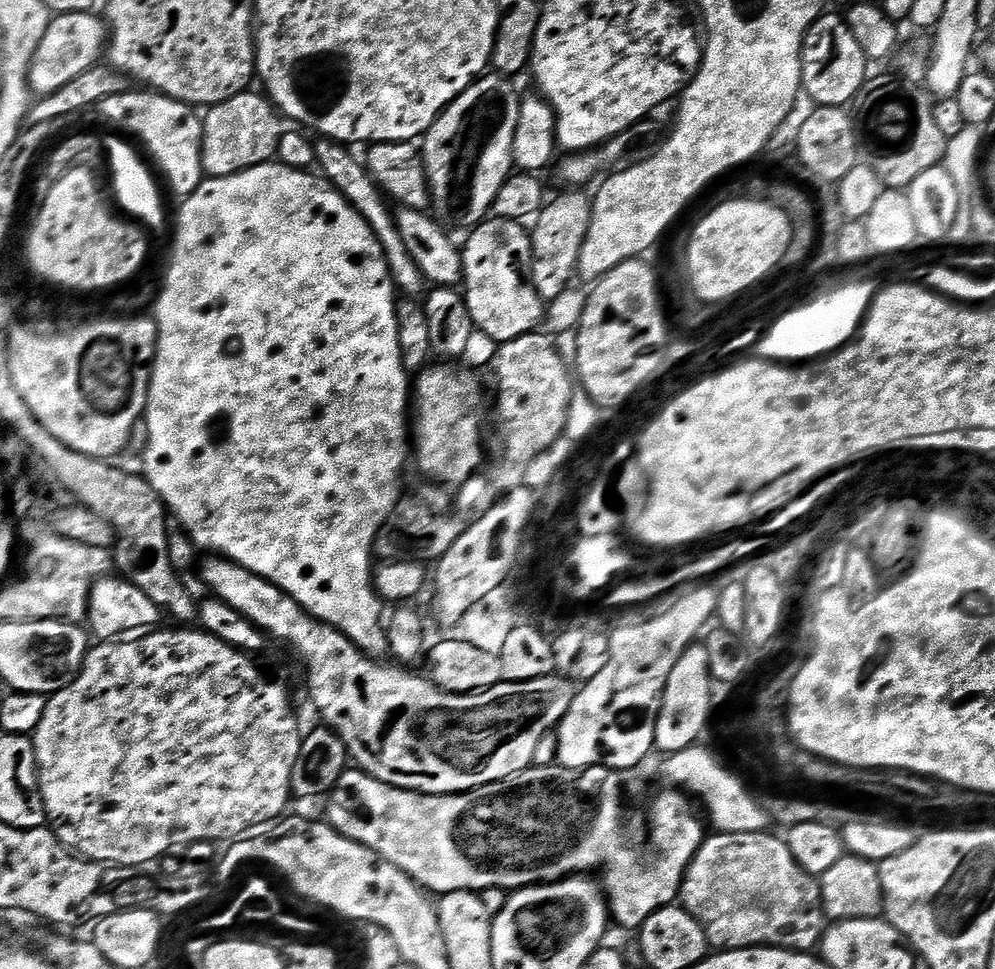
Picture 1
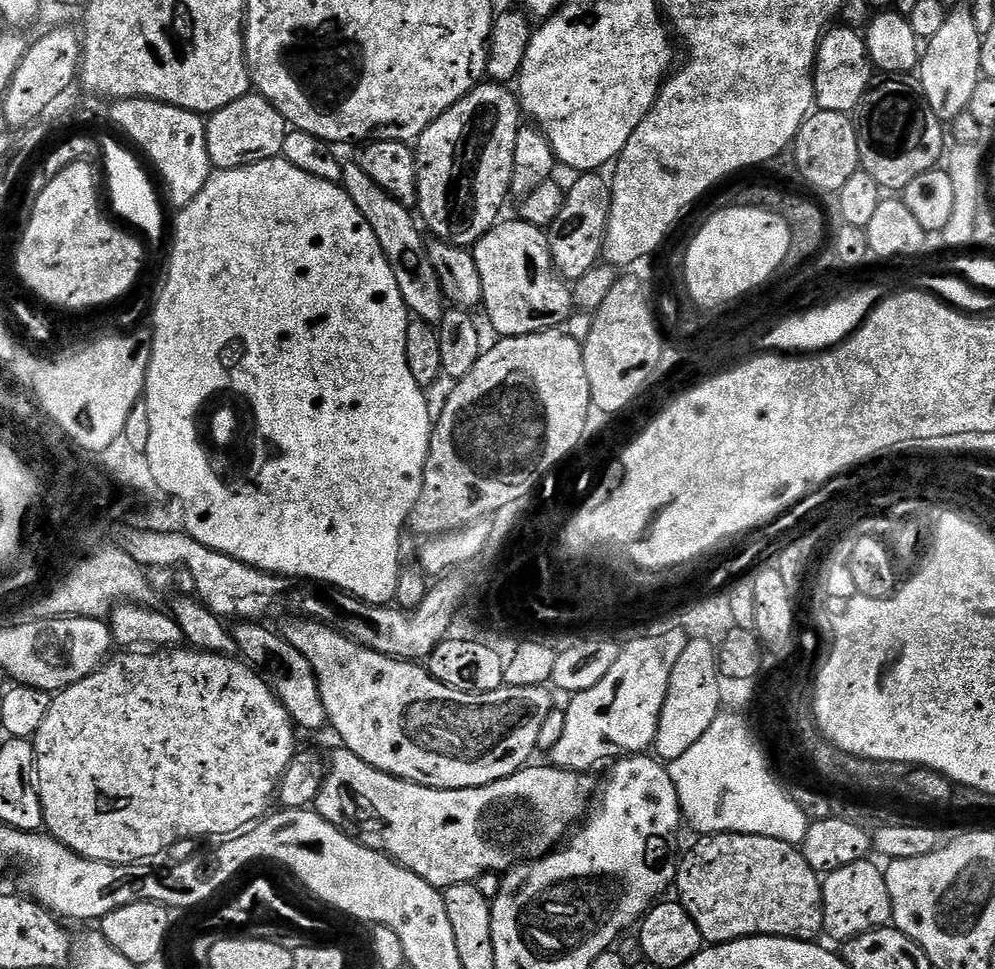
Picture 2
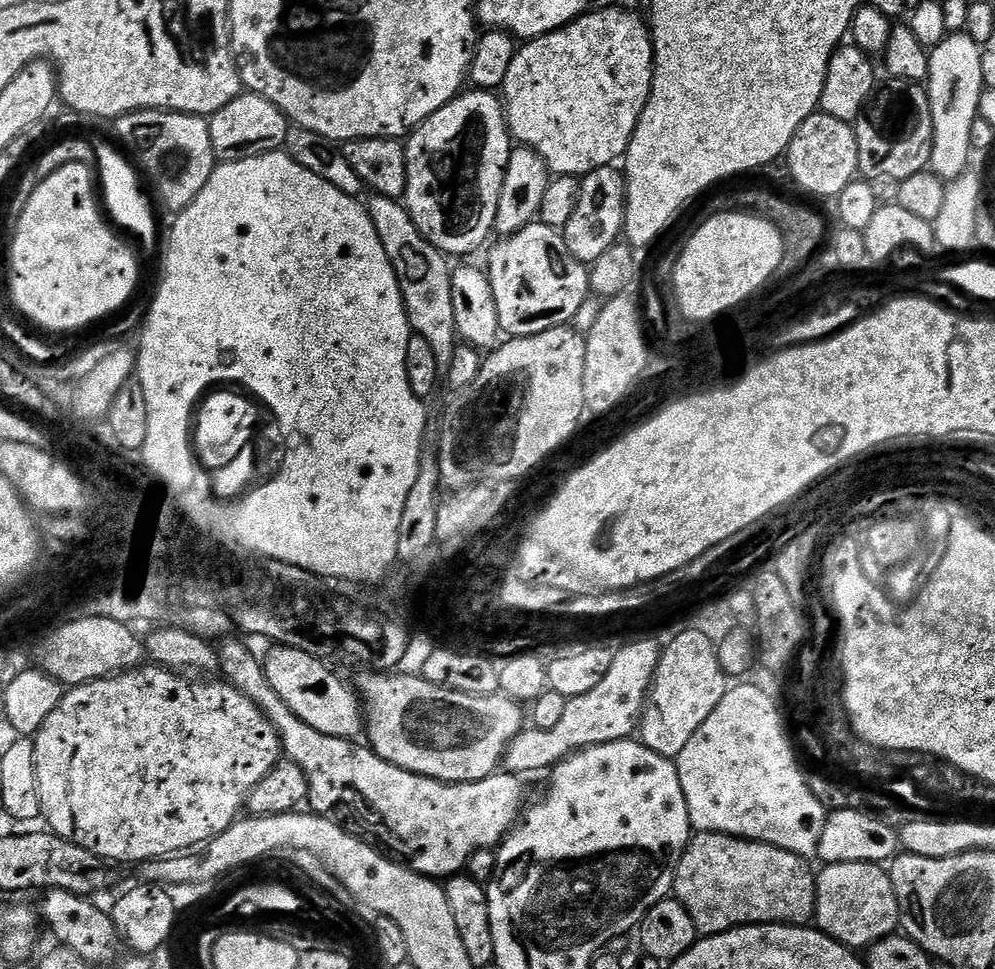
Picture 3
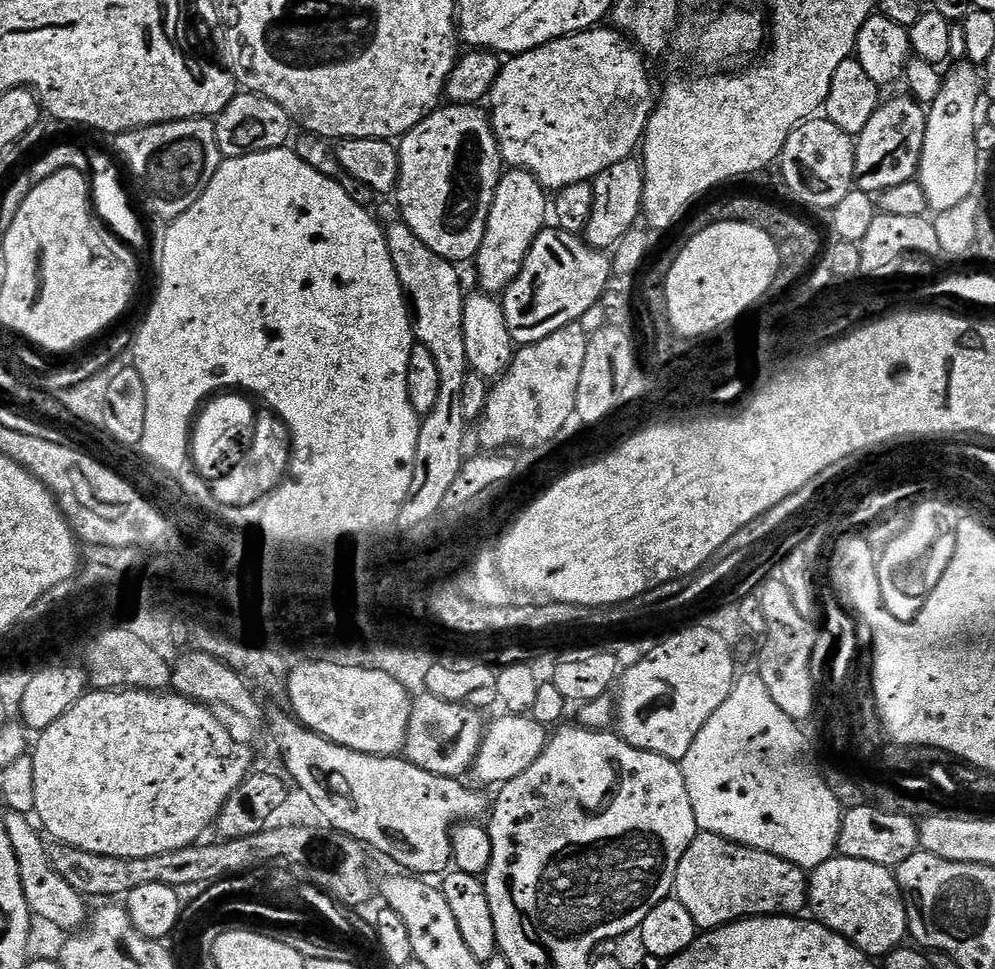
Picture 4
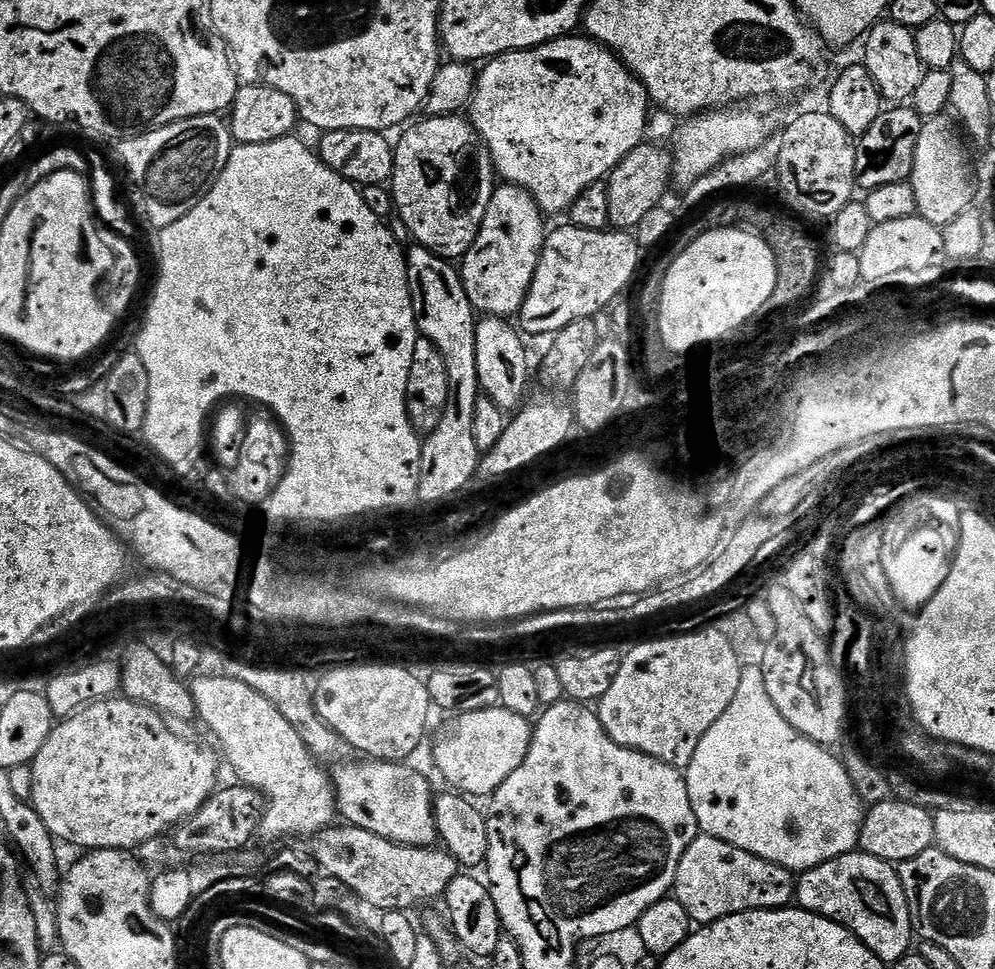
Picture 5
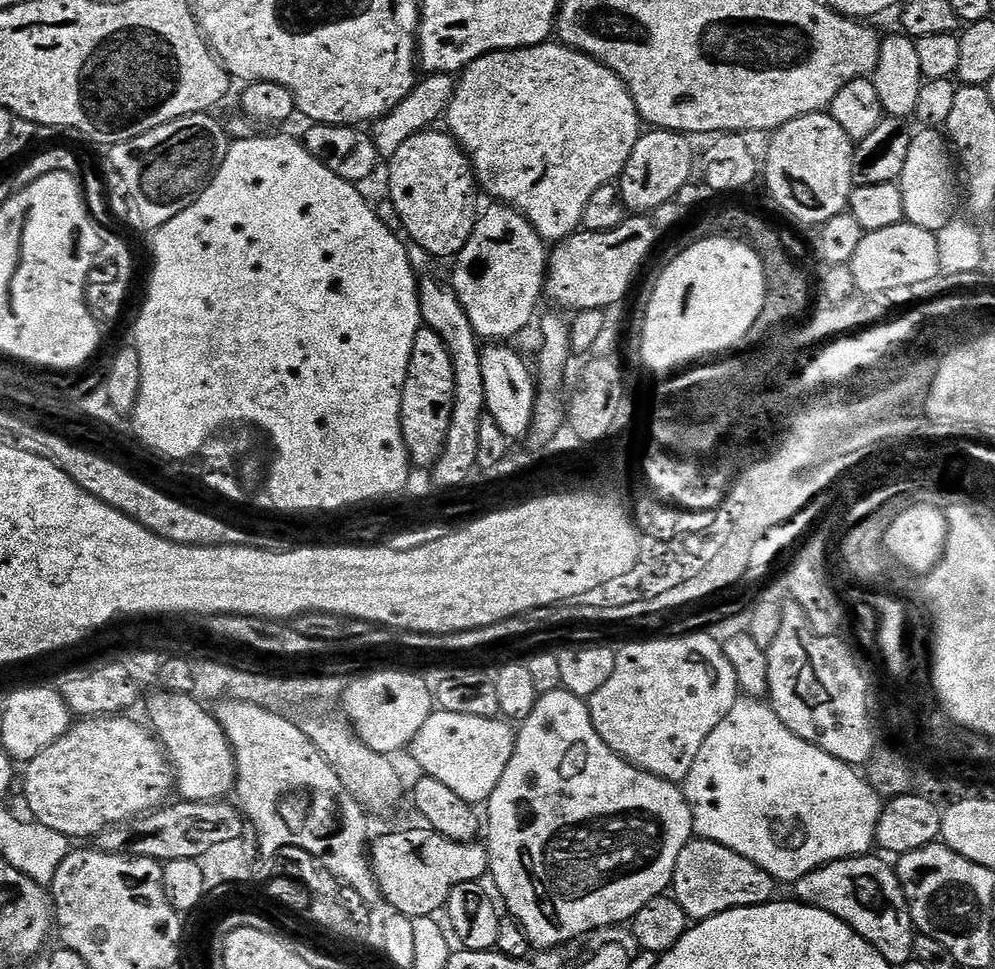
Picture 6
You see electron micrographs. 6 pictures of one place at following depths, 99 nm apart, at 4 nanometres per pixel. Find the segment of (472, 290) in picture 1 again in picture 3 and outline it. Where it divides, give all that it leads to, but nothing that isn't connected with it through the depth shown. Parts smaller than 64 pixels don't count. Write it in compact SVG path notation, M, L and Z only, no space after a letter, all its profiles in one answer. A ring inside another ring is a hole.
M539 220L532 221L514 233L503 237L489 247L486 271L491 289L494 291L495 305L498 307L498 320L501 331L510 338L532 337L534 334L545 333L546 330L569 325L575 318L582 302L591 293L589 269L581 264L566 247L563 233L556 228L546 226Z

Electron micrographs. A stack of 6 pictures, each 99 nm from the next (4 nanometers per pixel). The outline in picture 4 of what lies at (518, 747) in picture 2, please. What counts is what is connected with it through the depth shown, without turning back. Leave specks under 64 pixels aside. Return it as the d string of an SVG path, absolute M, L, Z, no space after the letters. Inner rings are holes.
M427 694L417 695L412 702L410 710L410 722L408 733L404 739L403 755L414 766L426 770L435 776L451 776L453 778L463 777L464 771L471 769L476 762L476 755L484 741L486 731L486 720L483 720L481 713L475 708L467 708L464 704L451 704L437 696Z

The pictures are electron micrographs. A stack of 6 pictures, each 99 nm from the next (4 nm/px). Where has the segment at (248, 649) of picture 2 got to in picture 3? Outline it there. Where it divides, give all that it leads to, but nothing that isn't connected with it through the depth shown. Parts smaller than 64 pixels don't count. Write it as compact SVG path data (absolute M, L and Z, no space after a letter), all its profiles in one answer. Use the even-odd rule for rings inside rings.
M272 646L268 656L263 657L266 678L278 693L278 698L290 706L306 726L314 726L322 734L337 736L343 740L359 737L366 728L366 716L362 711L362 701L355 687L347 688L323 659L312 656L306 650L285 646Z

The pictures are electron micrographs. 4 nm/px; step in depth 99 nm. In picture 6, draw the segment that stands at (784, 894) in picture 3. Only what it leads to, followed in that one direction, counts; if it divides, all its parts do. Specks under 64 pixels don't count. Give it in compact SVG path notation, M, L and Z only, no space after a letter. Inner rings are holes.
M694 838L684 847L682 854L678 854L678 862L674 862L670 892L689 921L699 922L726 910L770 904L777 895L776 888L778 882L775 878L766 874L762 866L750 862L750 858L742 858L742 854L718 842Z

